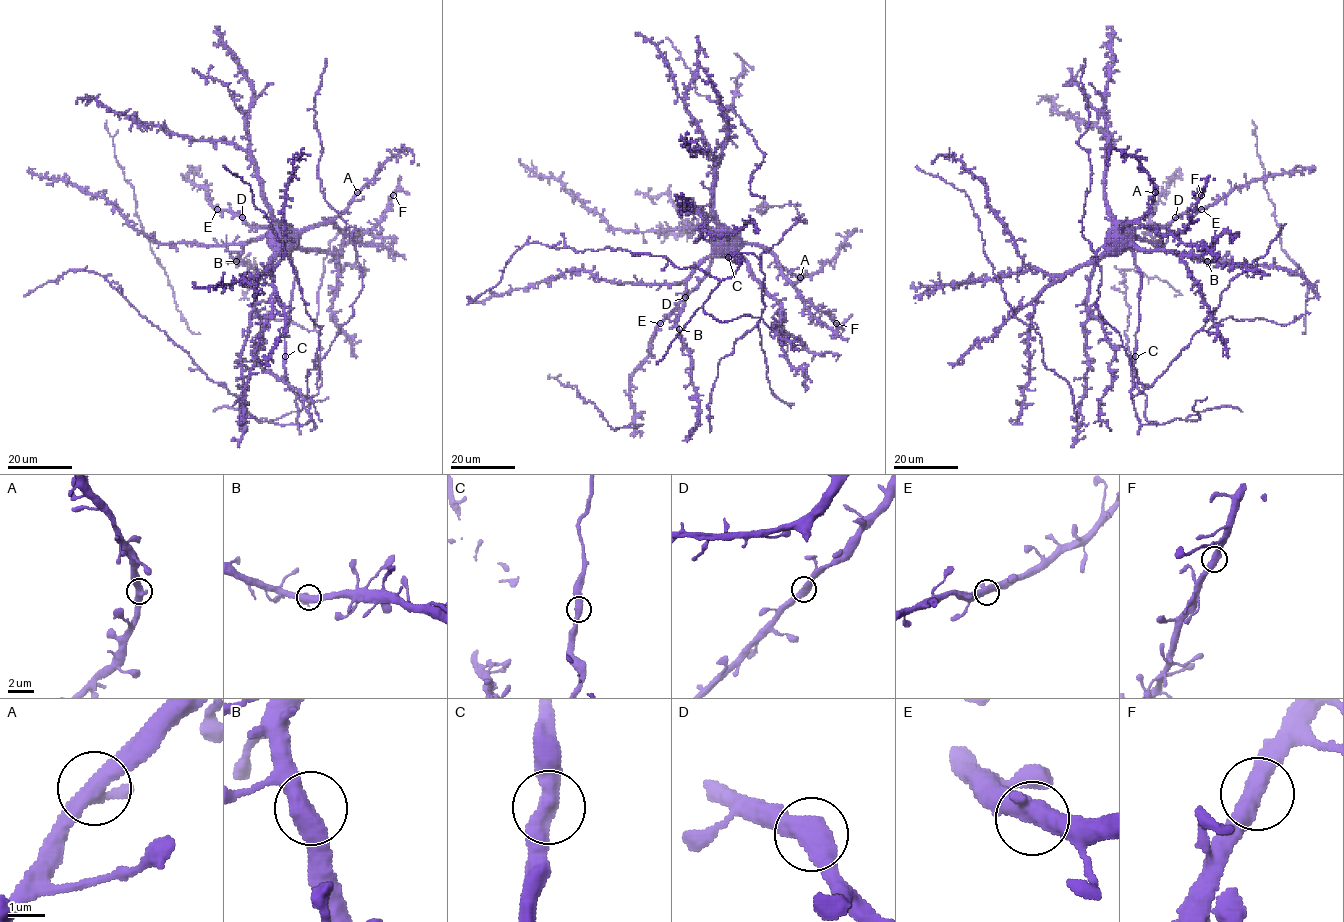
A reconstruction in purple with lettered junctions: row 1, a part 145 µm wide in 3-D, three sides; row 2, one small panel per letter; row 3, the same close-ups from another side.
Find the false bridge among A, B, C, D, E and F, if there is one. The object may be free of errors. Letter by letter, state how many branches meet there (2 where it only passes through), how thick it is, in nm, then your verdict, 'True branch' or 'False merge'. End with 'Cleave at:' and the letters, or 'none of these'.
A: Branches: 2. Thickness 500 nm. True branch
B: Branches: 2. Thickness 500 nm. True branch
C: Branches: 2. Thickness 500 nm. True branch
D: Branches: 2. Thickness 500 nm. True branch
E: Branches: 2. Thickness 500 nm. True branch
F: Branches: 2. Thickness 480 nm. True branch
Cleave at: none of these

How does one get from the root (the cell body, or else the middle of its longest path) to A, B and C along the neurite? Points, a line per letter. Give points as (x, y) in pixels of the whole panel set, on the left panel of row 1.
A: (274, 235), (294, 235), (299, 230), (331, 222), (358, 192)
B: (274, 235), (261, 235), (247, 242), (235, 259), (236, 261)
C: (274, 235), (289, 247), (291, 266), (295, 271), (285, 337), (286, 356)

